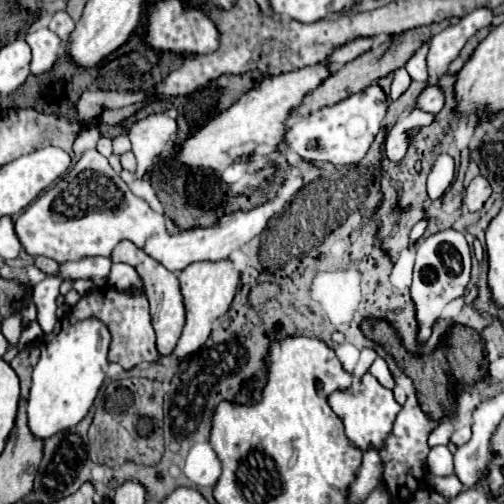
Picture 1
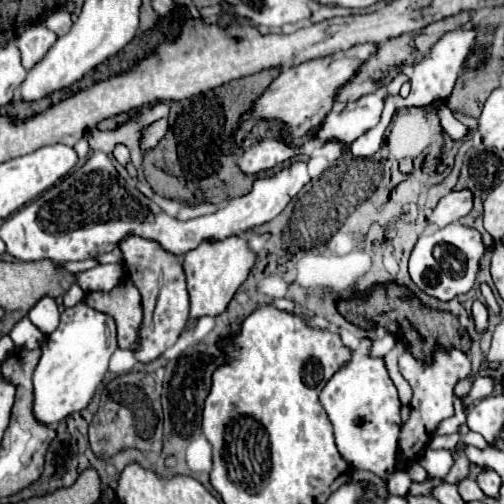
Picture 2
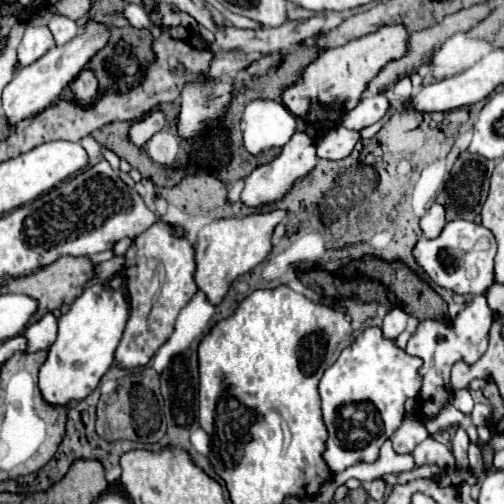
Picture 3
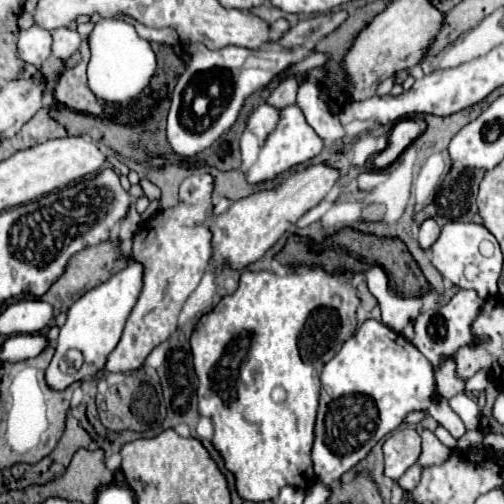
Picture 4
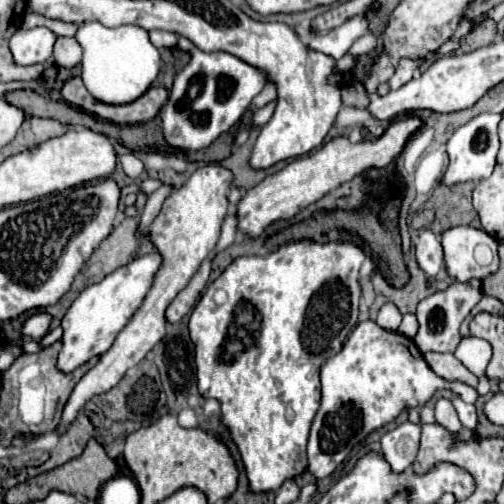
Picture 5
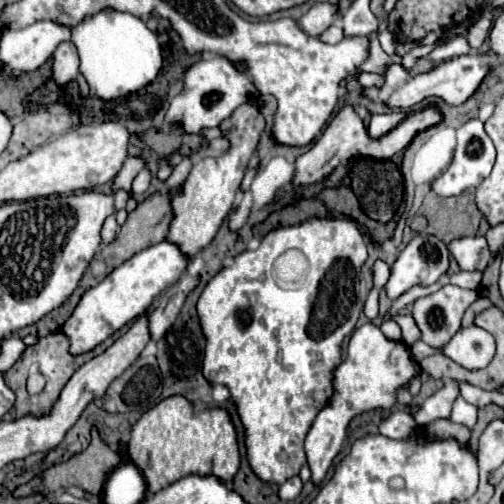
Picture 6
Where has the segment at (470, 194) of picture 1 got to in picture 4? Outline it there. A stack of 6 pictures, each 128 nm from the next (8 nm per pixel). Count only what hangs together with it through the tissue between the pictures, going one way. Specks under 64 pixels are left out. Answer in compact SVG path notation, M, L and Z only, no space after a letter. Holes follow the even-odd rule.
M426 218L426 220L422 222L422 226L420 226L420 232L418 232L418 242L420 242L420 246L422 246L424 250L428 250L428 248L436 242L438 234L440 234L440 226L436 224L436 220L434 220L434 218Z

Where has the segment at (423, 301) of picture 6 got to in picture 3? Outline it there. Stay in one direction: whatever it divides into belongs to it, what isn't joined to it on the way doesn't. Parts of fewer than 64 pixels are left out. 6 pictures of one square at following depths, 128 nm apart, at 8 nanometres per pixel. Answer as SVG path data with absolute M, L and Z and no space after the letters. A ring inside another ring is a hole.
M472 296L470 302L466 304L466 308L458 314L456 320L448 322L448 320L424 320L418 324L416 334L408 340L406 352L412 358L420 358L422 366L420 366L420 378L422 378L422 390L432 392L428 400L418 398L418 406L430 406L430 418L434 418L436 414L440 414L440 410L444 408L444 394L446 398L450 398L450 370L452 364L456 362L464 362L464 364L474 364L488 348L488 328L492 328L492 316L494 312L488 308L486 296Z

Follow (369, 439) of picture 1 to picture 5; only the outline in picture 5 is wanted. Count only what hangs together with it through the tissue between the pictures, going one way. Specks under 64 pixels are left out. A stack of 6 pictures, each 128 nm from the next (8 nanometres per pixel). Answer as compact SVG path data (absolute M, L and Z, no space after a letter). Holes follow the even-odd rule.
M374 320L360 322L352 330L348 340L344 342L342 350L336 356L332 356L330 360L326 360L326 364L322 366L322 404L320 404L320 408L314 416L312 428L310 428L308 472L318 480L330 476L346 460L346 456L352 452L352 448L356 444L360 444L368 434L394 422L400 416L400 412L404 412L408 406L416 406L416 410L422 408L424 404L428 404L432 400L436 390L442 390L442 388L454 390L458 396L464 398L464 402L470 402L470 404L474 404L474 400L478 398L478 394L472 386L462 384L462 382L446 382L440 376L436 376L434 370L426 364L422 352L416 348L416 344L408 336L404 336L400 332L384 330Z

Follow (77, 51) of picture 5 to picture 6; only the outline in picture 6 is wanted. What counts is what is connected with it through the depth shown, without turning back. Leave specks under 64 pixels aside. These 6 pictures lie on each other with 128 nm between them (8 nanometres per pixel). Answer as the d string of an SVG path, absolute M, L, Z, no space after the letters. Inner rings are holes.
M64 42L56 48L52 70L54 70L52 78L60 86L76 78L76 74L78 74L78 52L76 52L76 46L72 42Z

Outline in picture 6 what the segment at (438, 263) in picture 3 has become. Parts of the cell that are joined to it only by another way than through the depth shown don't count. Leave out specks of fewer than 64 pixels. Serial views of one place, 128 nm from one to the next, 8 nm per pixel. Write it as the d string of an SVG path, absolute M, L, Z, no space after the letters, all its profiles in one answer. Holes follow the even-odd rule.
M484 236L456 238L448 244L448 248L450 248L450 254L454 256L454 260L458 262L460 270L484 272L492 260L492 252L490 252Z

